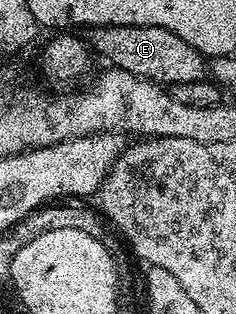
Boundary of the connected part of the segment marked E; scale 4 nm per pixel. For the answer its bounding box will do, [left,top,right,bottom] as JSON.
[85,25,209,87]

